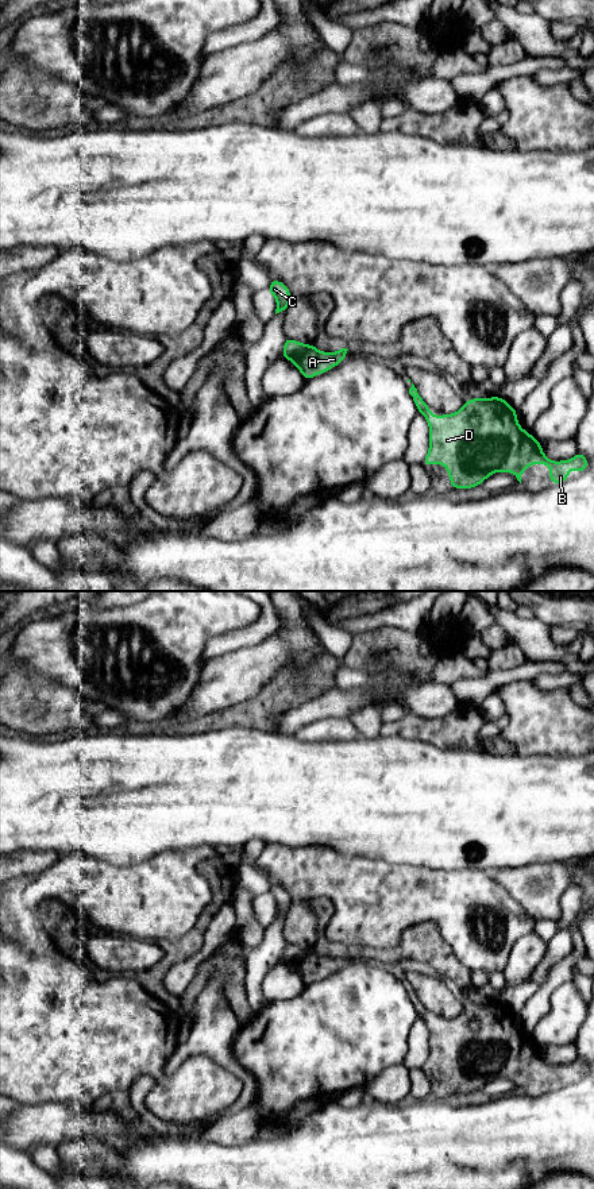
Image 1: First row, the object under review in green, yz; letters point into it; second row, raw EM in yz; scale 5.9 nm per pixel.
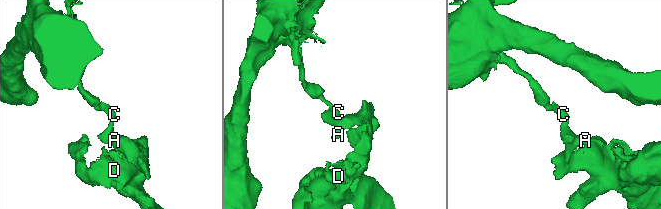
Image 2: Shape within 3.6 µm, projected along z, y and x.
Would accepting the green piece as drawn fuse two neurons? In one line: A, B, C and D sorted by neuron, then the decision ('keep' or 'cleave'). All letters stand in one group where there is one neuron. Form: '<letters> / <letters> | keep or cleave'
A B D / C | cleave

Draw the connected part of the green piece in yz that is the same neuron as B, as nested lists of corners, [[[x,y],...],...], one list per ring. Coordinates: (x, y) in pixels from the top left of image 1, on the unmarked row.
[[[412,988],[409,993],[417,1016],[421,1018],[429,1030],[429,1055],[423,1066],[429,1069],[444,1069],[451,1085],[451,1093],[472,1093],[494,1077],[513,1077],[521,1088],[521,1081],[531,1069],[547,1069],[549,1072],[549,1086],[560,1089],[568,1084],[568,1070],[575,1072],[579,1080],[589,1070],[587,1062],[579,1055],[572,1063],[554,1066],[541,1054],[541,1047],[524,1035],[517,1026],[517,1015],[501,1001],[470,1003],[462,1014],[454,1019],[432,1020],[431,1012],[420,1001]]]

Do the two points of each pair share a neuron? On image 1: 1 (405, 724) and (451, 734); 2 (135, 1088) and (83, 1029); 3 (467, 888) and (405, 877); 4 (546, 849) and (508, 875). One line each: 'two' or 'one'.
1: one
2: two
3: one
4: two

